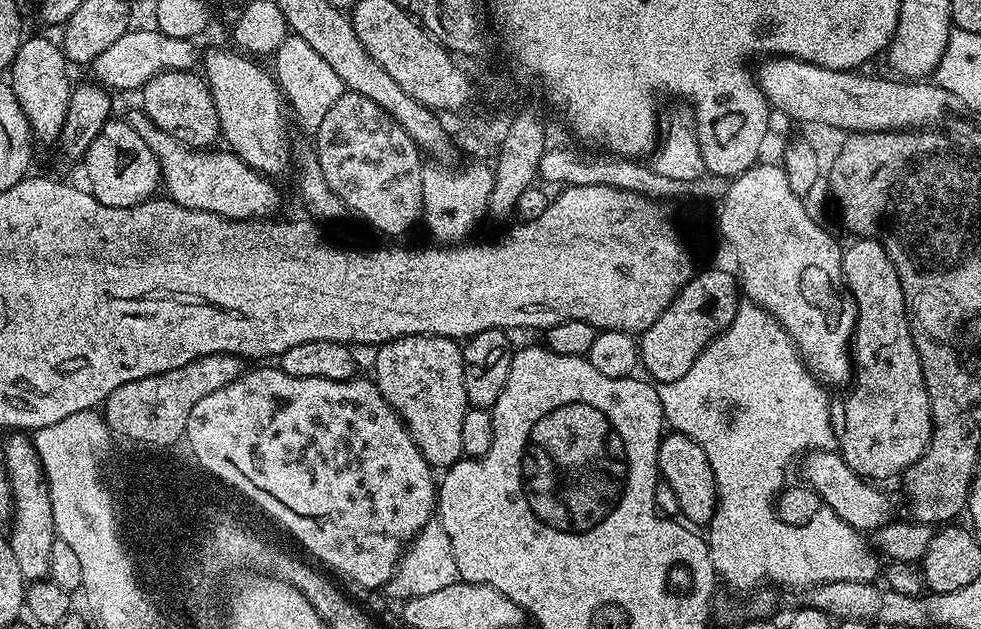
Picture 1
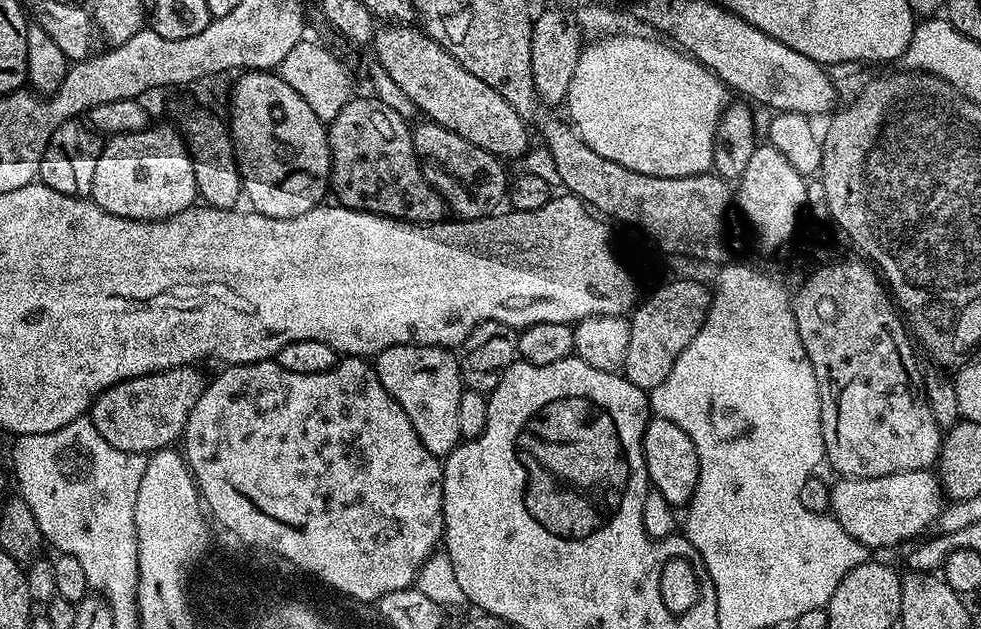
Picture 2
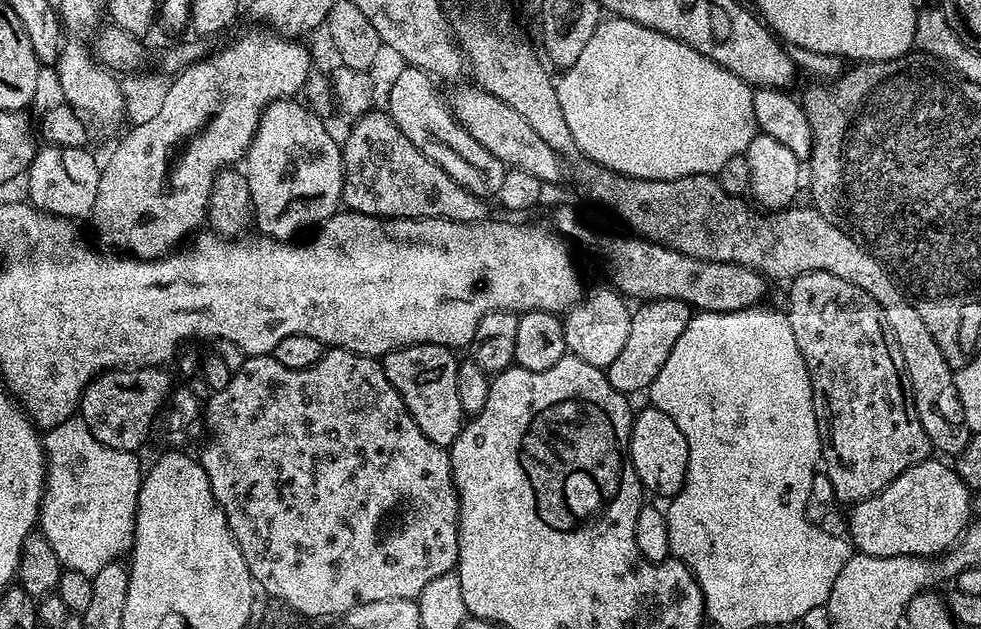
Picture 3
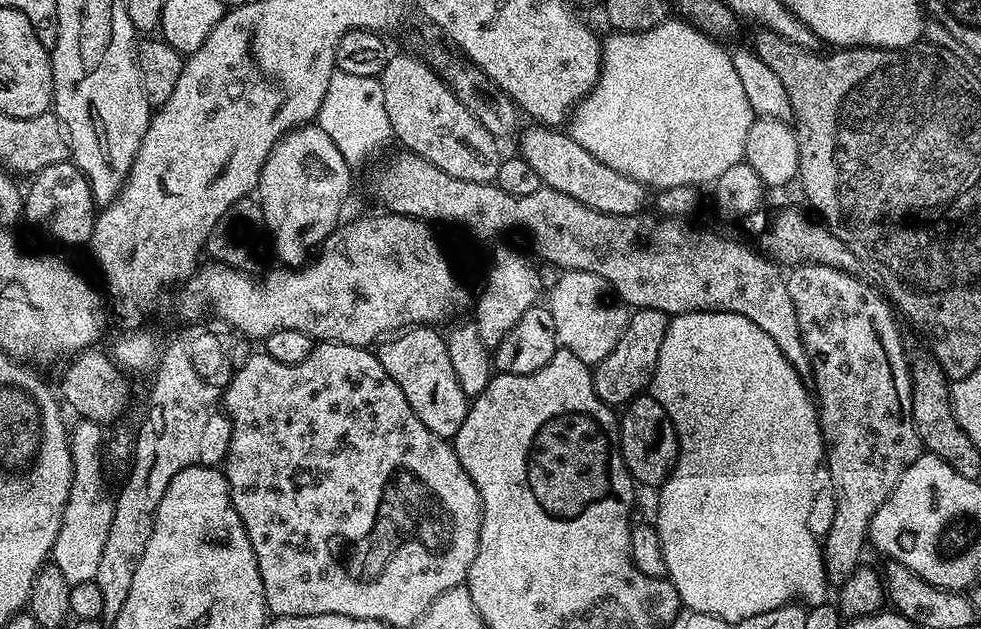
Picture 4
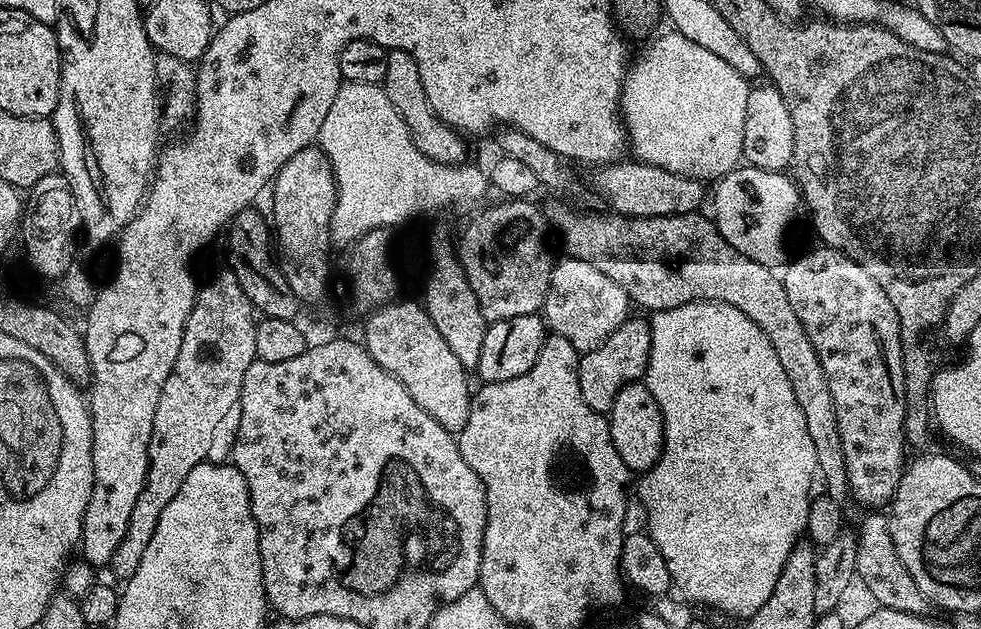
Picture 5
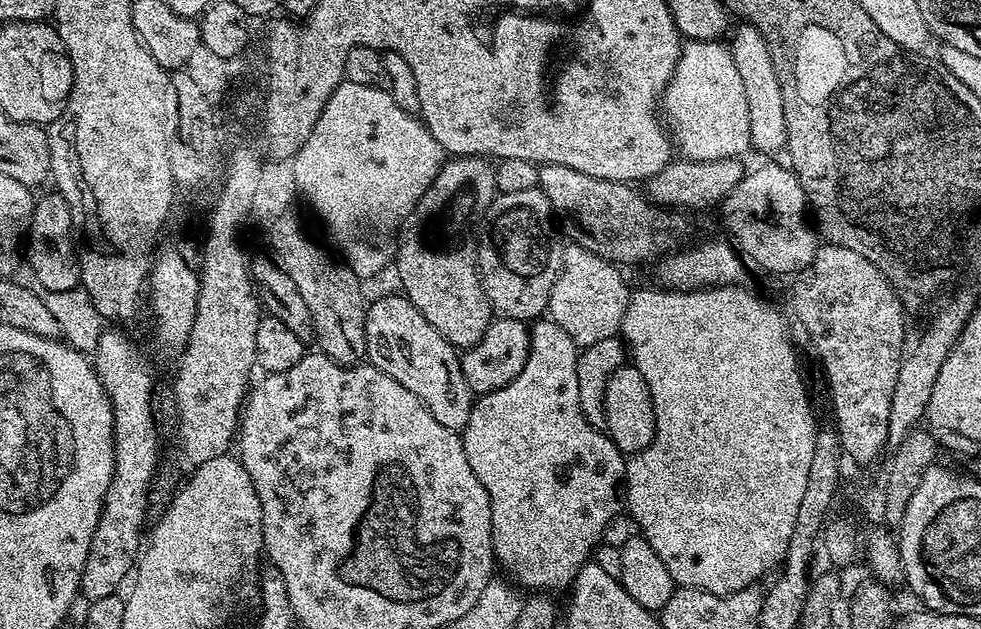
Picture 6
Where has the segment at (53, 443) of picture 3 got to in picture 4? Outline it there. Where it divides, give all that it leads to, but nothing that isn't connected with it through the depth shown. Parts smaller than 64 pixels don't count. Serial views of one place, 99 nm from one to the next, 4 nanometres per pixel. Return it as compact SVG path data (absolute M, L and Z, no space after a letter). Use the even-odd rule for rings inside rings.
M81 419L71 429L72 482L70 498L63 508L62 526L59 527L58 537L52 547L51 559L66 574L78 573L81 577L93 577L98 570L102 549L109 536L113 522L113 499L107 494L102 474L102 446L101 425L92 420Z

